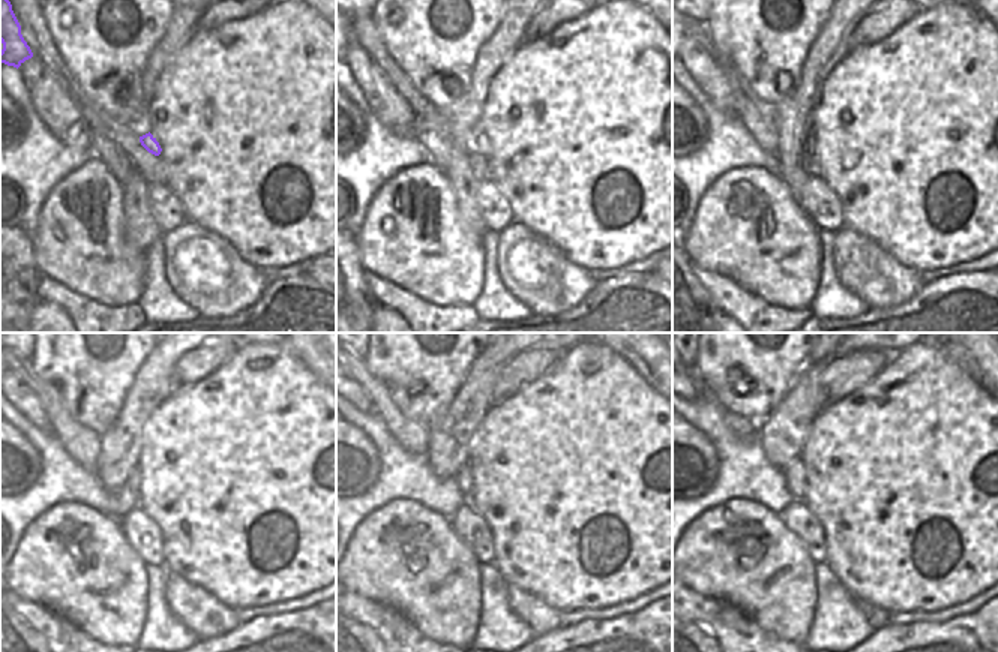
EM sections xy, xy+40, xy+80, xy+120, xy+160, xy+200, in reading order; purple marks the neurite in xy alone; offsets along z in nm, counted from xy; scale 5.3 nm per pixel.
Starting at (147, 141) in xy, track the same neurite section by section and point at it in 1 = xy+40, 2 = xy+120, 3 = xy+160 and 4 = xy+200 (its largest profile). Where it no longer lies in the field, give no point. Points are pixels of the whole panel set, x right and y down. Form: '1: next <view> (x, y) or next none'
1: next xy+40 (482, 146)
2: next xy+120 (134, 480)
3: next xy+160 (462, 478)
4: next xy+200 (794, 474)

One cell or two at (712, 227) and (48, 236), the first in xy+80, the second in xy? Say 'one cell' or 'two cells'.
one cell

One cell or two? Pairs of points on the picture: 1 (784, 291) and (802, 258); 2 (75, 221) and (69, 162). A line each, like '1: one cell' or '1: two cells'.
1: one cell
2: two cells

